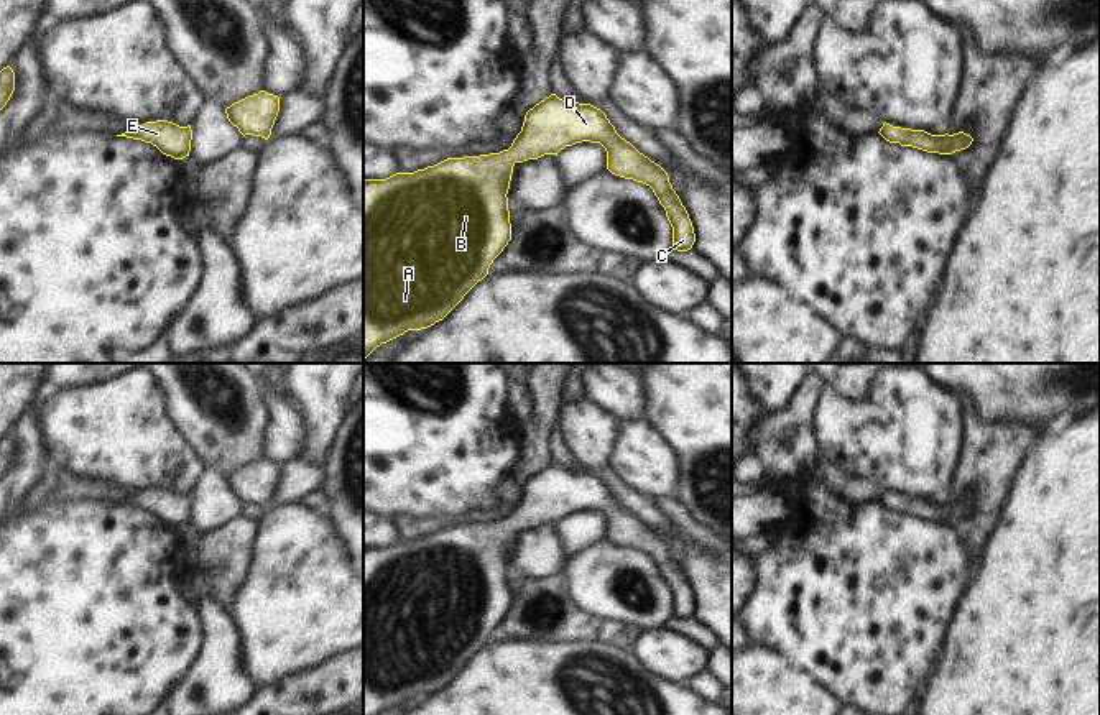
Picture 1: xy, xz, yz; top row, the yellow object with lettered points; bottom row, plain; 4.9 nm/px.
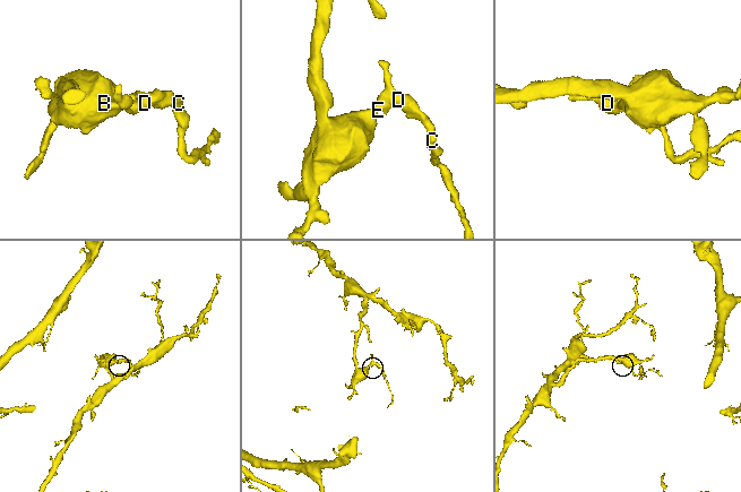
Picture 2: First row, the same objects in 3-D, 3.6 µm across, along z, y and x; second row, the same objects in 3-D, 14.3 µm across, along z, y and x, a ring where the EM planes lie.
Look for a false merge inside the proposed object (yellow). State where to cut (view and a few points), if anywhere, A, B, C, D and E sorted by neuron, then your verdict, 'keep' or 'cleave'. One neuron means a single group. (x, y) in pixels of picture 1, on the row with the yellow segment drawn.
no cut | A B C D E | keep

